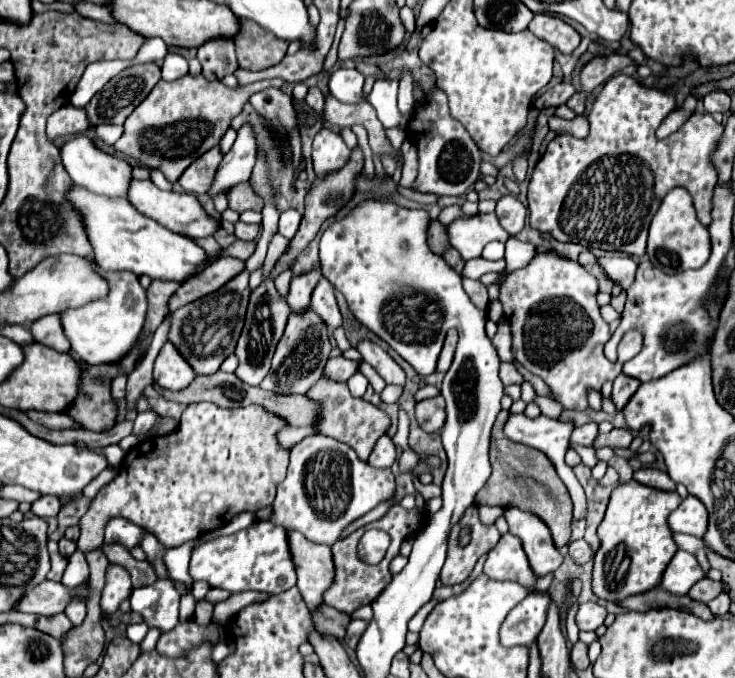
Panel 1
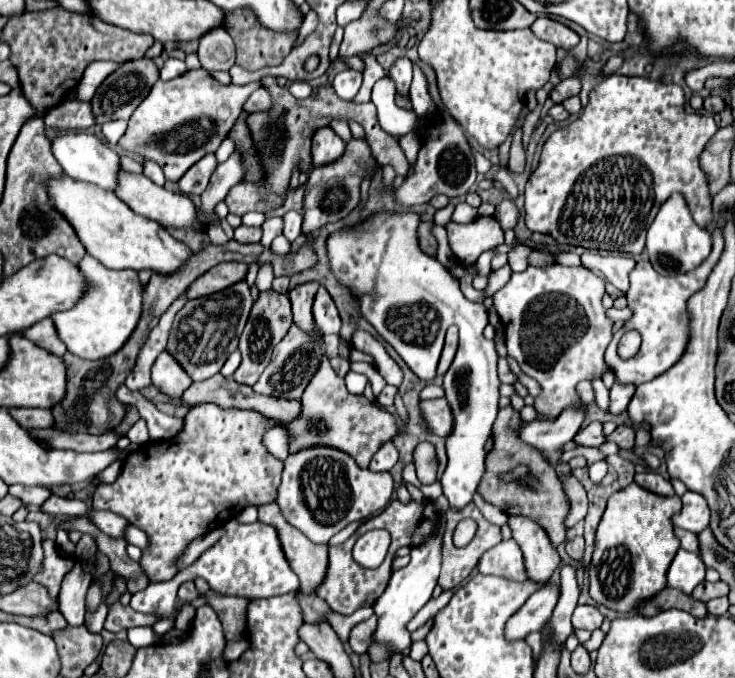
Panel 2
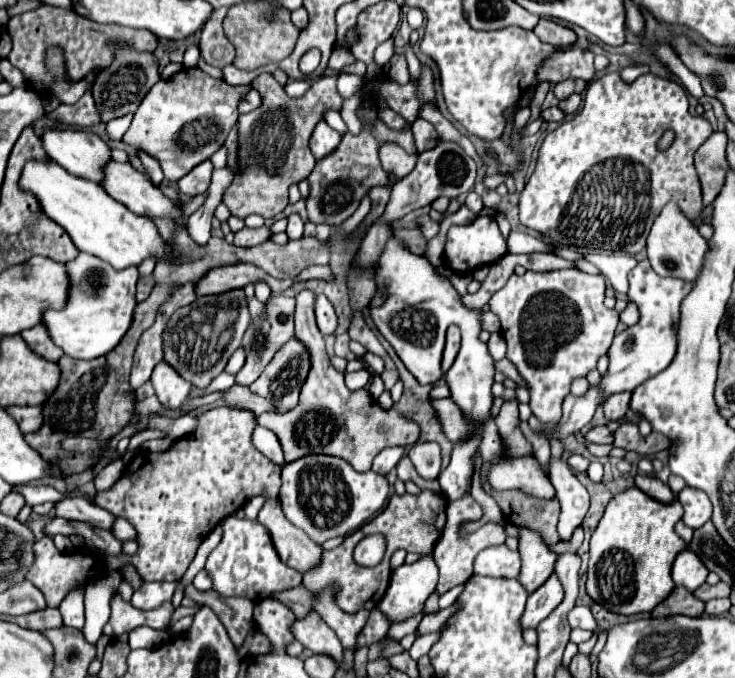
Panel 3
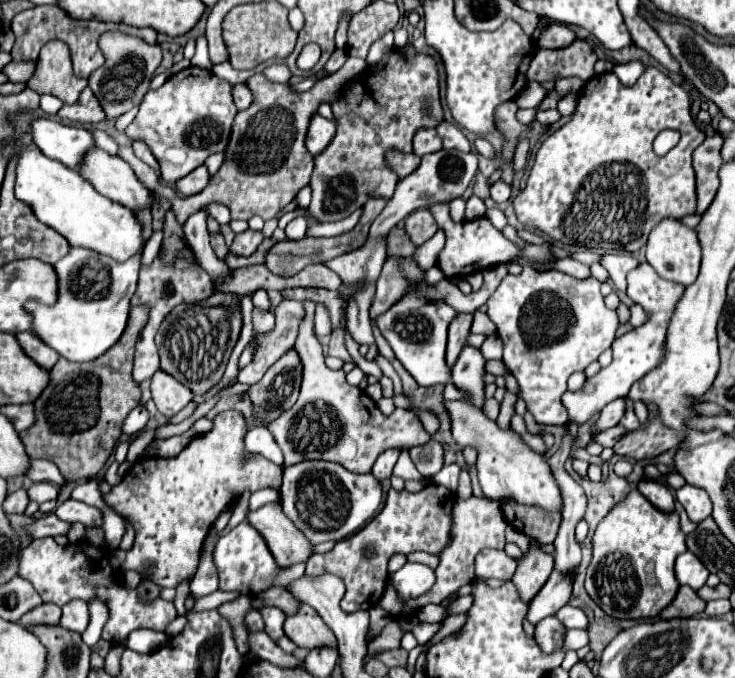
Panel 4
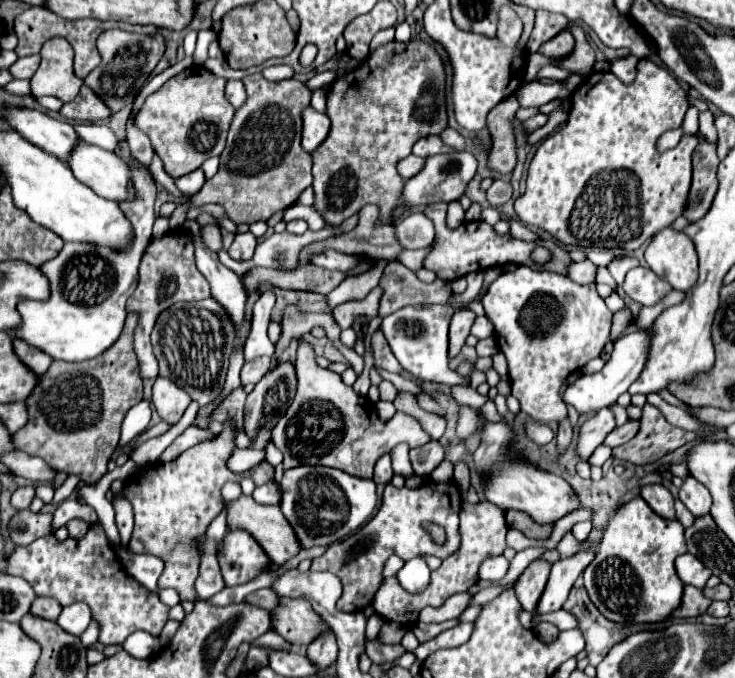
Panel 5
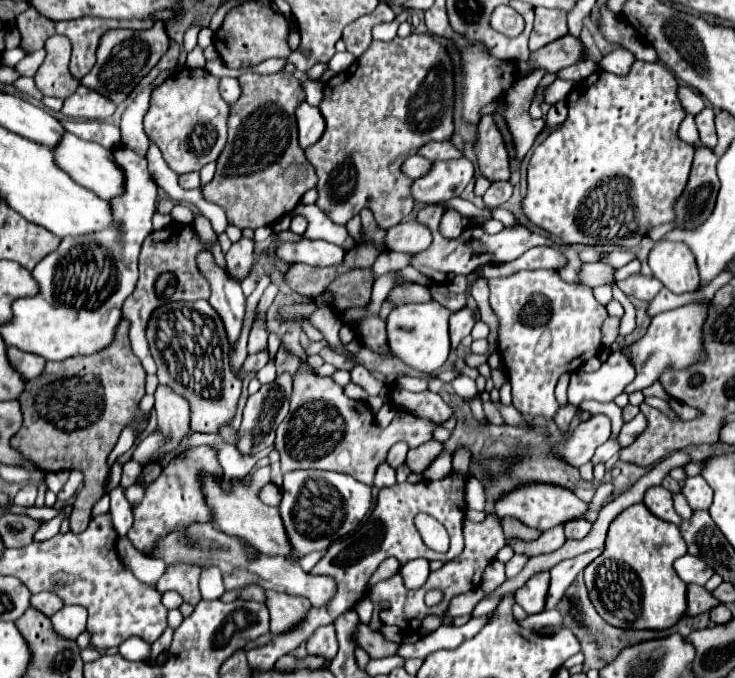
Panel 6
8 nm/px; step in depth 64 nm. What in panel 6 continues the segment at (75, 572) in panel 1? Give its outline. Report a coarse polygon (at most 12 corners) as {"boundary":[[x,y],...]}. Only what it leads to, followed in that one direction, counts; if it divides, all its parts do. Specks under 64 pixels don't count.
{"boundary":[[64,606],[50,620],[60,636],[86,630],[84,606]]}

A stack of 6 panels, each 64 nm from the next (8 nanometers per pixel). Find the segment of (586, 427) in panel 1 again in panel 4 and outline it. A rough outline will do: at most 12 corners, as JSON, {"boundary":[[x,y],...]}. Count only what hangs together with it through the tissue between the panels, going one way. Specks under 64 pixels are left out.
{"boundary":[[622,426],[608,428],[594,436],[598,444],[612,448],[624,436]]}

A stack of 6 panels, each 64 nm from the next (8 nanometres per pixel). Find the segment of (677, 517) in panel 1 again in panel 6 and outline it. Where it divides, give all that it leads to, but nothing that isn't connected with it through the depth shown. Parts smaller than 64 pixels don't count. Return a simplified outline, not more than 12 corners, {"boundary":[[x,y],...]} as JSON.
{"boundary":[[686,478],[682,494],[692,510],[708,510],[712,488]]}

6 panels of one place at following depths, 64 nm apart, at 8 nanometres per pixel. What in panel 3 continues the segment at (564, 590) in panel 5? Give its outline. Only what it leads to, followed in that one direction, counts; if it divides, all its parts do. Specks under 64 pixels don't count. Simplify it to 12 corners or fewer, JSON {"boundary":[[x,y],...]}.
{"boundary":[[556,574],[528,596],[520,628],[536,628],[564,598]]}

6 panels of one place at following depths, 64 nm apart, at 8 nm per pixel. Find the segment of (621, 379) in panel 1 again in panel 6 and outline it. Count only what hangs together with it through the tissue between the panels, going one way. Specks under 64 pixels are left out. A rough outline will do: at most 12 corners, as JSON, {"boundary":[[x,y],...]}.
{"boundary":[[606,414],[582,422],[558,454],[572,466],[590,462],[612,430]]}

